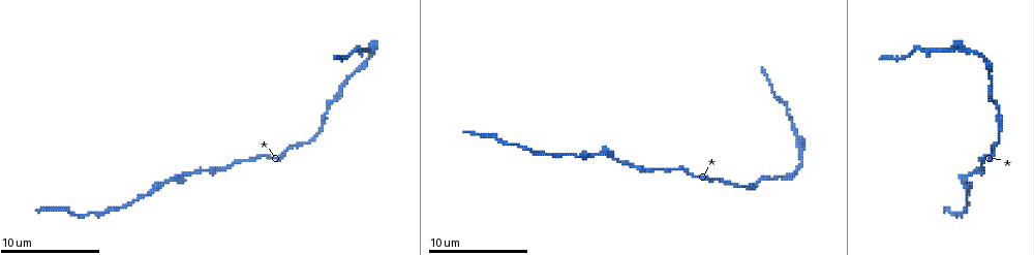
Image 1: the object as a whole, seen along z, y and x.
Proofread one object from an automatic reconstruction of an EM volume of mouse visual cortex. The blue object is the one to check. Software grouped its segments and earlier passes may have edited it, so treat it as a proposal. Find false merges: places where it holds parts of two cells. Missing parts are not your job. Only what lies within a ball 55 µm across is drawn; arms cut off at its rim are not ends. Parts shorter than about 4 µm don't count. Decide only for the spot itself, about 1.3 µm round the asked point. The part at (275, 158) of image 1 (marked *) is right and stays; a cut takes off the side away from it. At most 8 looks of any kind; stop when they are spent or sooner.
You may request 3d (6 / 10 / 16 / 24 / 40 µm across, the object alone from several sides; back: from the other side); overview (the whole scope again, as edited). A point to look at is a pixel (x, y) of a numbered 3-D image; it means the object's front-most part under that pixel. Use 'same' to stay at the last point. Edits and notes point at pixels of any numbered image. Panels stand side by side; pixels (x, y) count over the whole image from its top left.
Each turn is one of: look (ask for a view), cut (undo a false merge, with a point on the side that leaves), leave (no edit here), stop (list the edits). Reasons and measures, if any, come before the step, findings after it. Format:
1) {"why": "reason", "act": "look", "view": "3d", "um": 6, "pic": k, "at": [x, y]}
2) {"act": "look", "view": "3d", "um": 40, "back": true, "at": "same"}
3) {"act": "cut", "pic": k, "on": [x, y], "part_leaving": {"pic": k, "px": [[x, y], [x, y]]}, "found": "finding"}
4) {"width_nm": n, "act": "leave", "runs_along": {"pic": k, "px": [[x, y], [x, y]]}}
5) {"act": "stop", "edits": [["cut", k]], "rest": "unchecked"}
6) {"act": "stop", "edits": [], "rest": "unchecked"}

{"why": "sudden change in width", "act": "look", "view": "3d", "um": 10, "pic": 1, "at": [727, 181]}

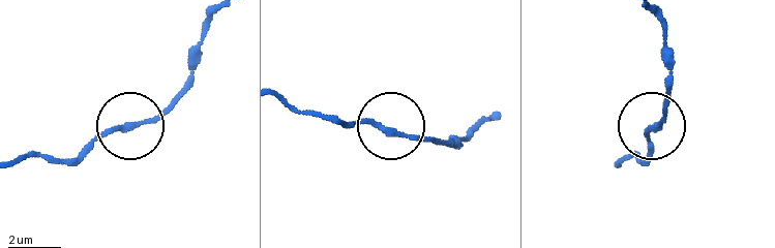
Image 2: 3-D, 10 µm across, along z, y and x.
{"act": "look", "view": "3d", "um": 6, "pic": 2, "at": [386, 131]}

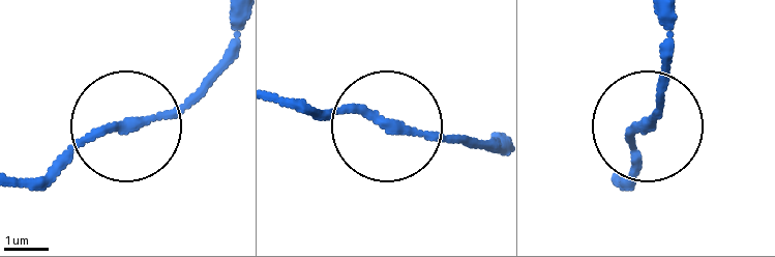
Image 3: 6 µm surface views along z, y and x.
{"act": "leave", "runs_along": {"pic": 3, "px": [[27, 181], [100, 134], [179, 111], [219, 74]]}, "found": "one cell here"}

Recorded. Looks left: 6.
{"why": "thin neck", "act": "look", "view": "3d", "um": 10, "pic": 1, "at": [999, 108]}

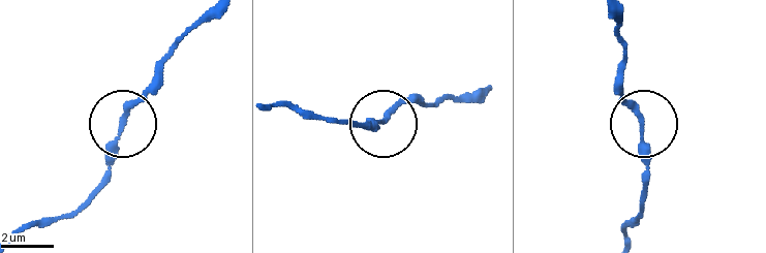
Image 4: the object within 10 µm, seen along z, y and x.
{"act": "look", "view": "3d", "um": 6, "pic": 4, "at": [122, 127]}

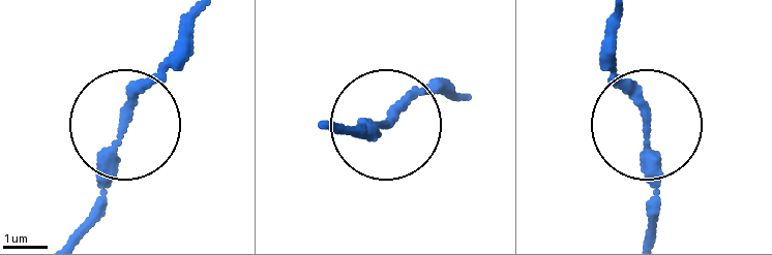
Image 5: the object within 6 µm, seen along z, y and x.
{"act": "leave", "found": "continuous, no second cell"}

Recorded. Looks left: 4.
{"why": "sudden change in width", "act": "look", "view": "3d", "um": 16, "pic": 1, "at": [943, 48]}

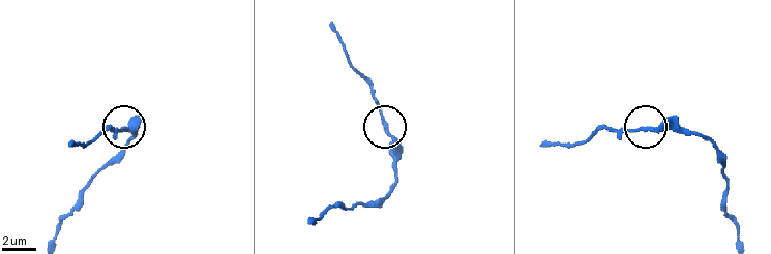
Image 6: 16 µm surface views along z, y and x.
{"act": "look", "view": "3d", "um": 16, "back": true, "pic": 6, "at": [127, 130]}

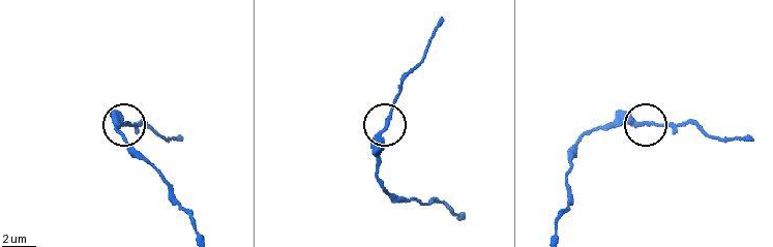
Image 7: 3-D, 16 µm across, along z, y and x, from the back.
{"act": "leave", "found": "all the same cell"}

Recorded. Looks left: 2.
{"why": "calibre changes", "act": "look", "view": "3d", "um": 10, "pic": 1, "at": [985, 58]}

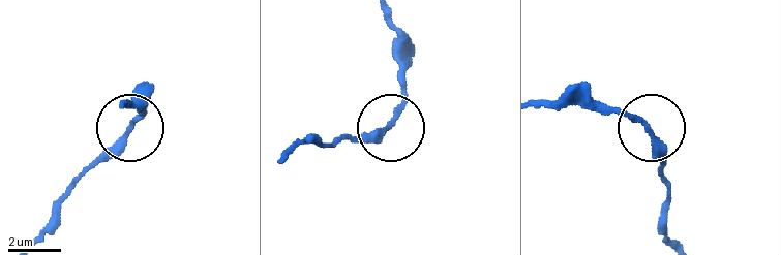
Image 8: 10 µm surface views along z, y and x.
{"width_nm": 230, "act": "leave", "runs_along": {"pic": 8, "px": [[669, 235], [656, 136], [582, 85]]}, "found": "all the same cell"}

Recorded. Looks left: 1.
{"act": "stop", "edits": [], "rest": "unchecked"}

